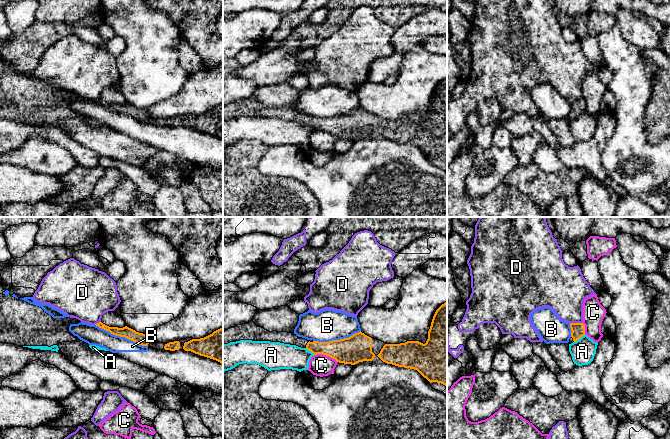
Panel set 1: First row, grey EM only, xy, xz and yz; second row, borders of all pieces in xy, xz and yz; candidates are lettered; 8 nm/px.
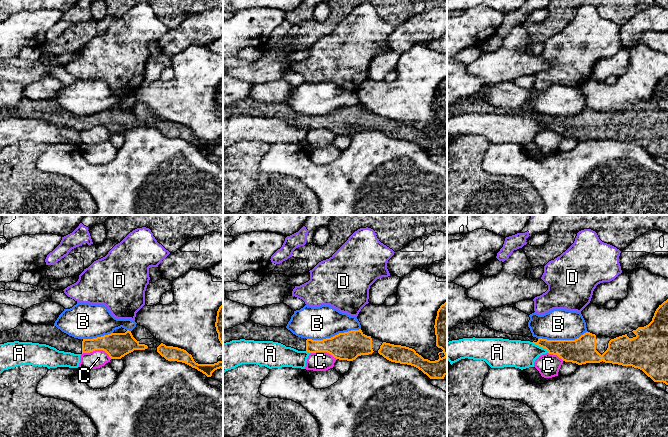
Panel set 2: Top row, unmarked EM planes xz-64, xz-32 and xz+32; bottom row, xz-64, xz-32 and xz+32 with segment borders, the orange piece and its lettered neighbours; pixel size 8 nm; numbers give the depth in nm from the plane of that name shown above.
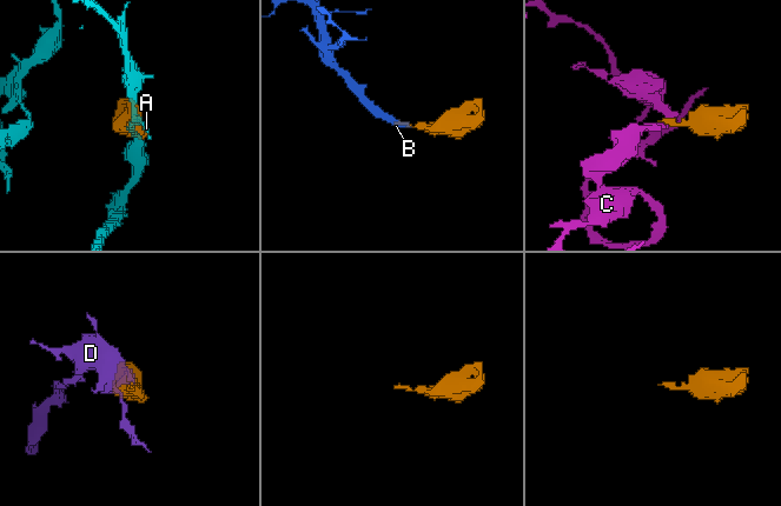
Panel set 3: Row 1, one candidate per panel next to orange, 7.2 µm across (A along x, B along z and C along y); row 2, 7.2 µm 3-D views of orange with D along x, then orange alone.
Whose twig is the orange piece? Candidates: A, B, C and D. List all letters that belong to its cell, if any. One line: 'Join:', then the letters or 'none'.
Join: none

